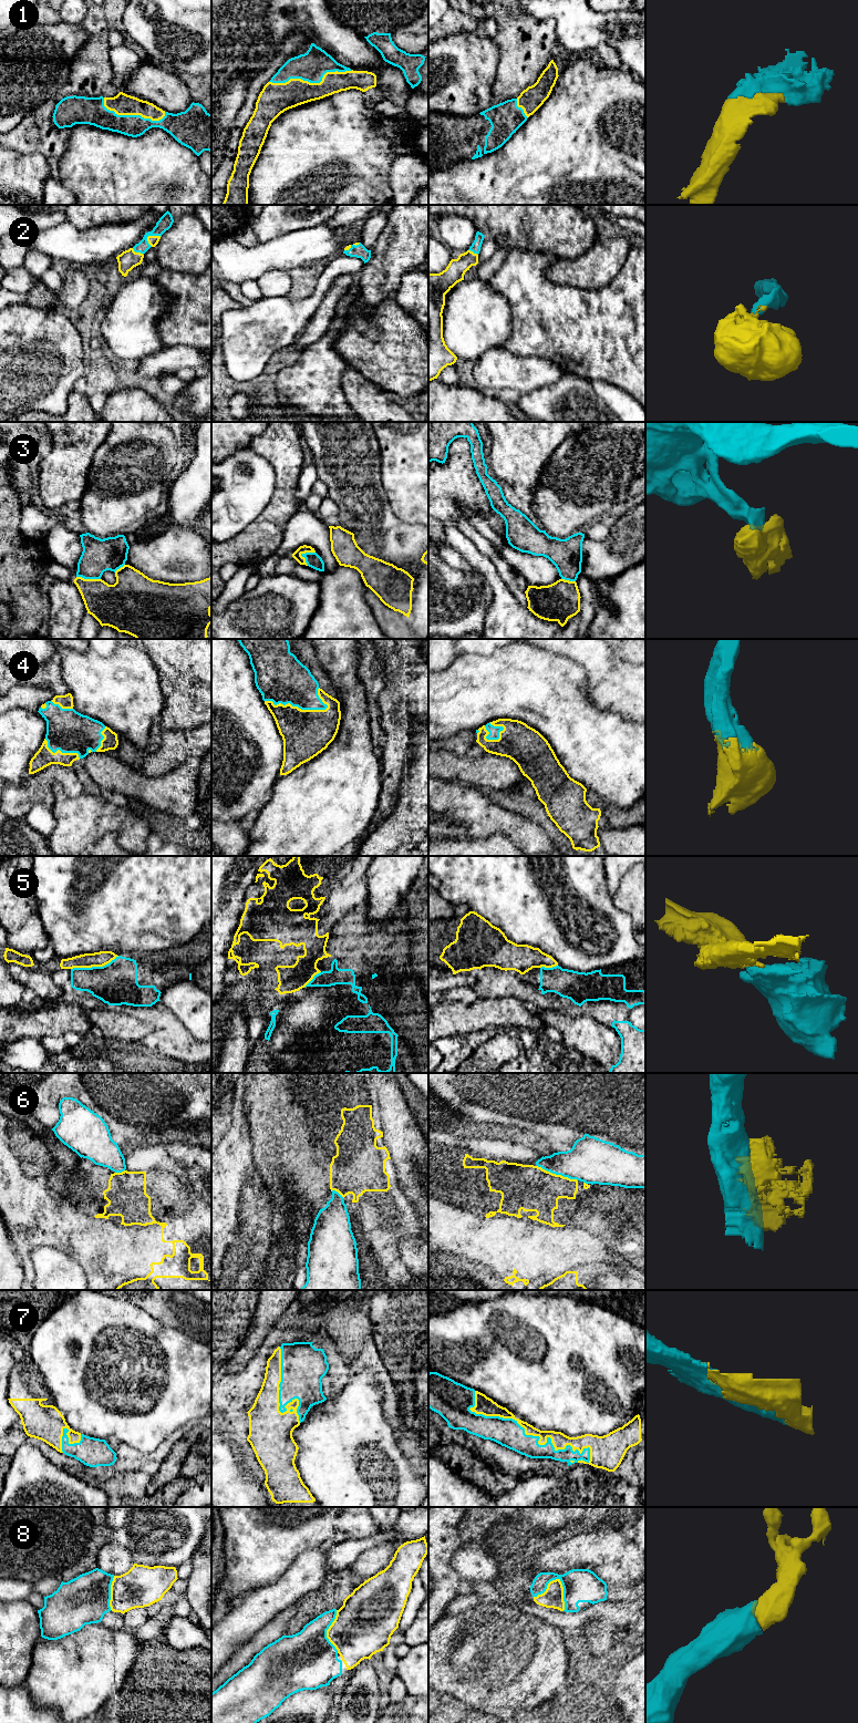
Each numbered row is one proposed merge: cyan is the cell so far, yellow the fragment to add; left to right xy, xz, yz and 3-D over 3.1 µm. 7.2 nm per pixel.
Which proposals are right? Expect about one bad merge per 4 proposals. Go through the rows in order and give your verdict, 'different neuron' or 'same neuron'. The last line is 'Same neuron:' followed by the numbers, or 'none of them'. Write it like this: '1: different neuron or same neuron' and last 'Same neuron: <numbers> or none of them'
1: same neuron
2: same neuron
3: same neuron
4: same neuron
5: different neuron
6: different neuron
7: same neuron
8: same neuron
Same neuron: 1, 2, 3, 4, 7, 8

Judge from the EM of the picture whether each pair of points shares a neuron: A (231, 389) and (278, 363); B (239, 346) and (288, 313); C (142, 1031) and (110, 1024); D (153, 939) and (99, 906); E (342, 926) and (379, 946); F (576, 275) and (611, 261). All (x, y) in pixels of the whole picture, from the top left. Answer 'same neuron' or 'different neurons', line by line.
A: same neuron
B: same neuron
C: same neuron
D: same neuron
E: same neuron
F: same neuron

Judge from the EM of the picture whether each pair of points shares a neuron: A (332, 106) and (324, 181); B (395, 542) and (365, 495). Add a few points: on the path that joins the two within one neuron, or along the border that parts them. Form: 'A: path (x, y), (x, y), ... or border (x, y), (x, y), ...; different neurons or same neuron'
A: path (332, 125), (332, 156), (327, 162); same neuron
B: path (384, 530), (367, 513), (365, 506); same neuron

